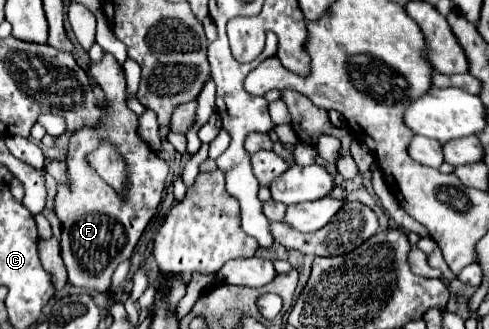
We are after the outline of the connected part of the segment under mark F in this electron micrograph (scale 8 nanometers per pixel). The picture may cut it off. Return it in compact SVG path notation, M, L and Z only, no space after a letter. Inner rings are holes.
M105 52L99 62L89 60L89 74L97 80L97 84L105 92L107 112L103 118L103 126L97 128L95 132L85 128L81 132L71 134L69 152L67 152L69 186L59 186L59 192L55 196L55 214L63 224L61 256L69 274L69 282L79 288L93 288L95 292L107 292L113 270L117 268L117 264L131 258L145 226L159 208L169 166L139 136L139 122L137 122L139 116L131 112L125 104L125 90L127 90L125 72L121 64L115 60L115 56ZM101 140L113 142L129 164L129 182L127 182L125 198L117 196L117 192L97 176L97 172L89 166L85 158L85 154L93 152Z

